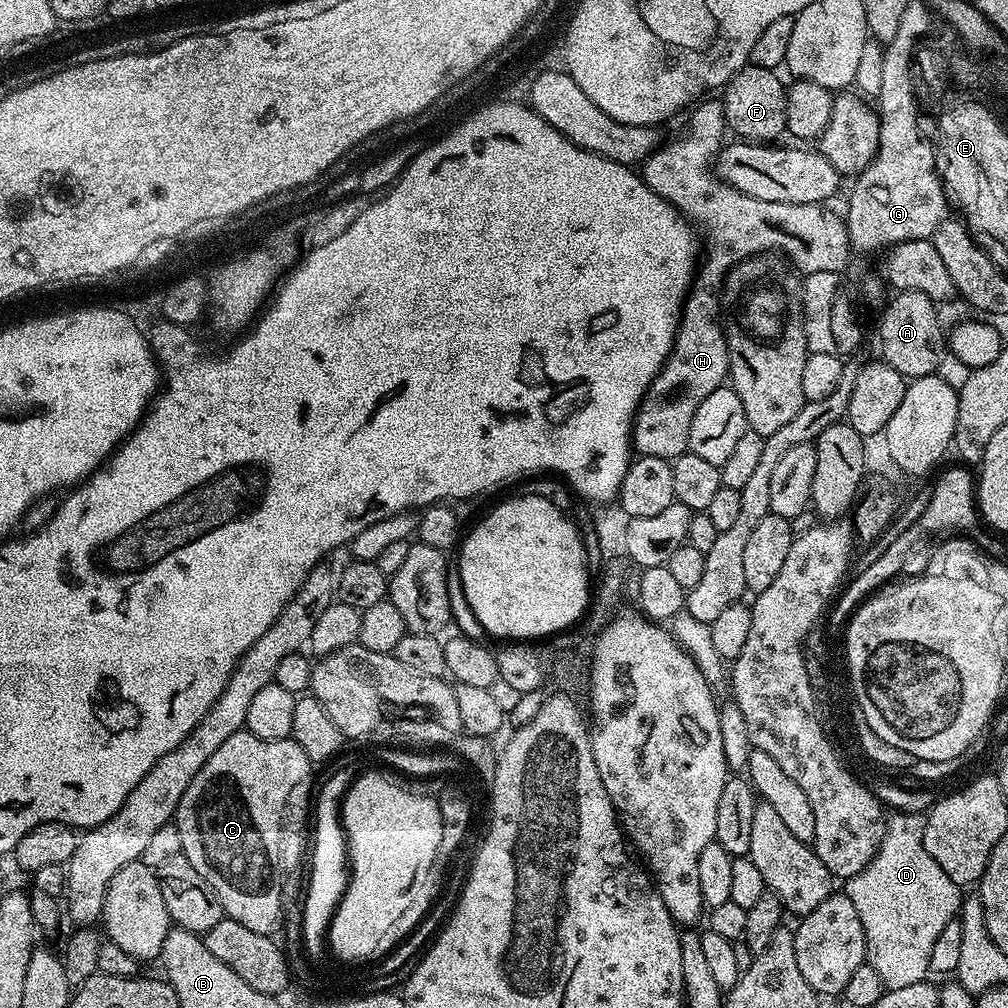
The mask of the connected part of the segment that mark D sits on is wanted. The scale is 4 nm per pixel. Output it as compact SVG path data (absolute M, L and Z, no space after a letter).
M897 811L889 815L884 825L884 837L874 858L861 872L846 881L846 894L850 902L854 902L854 910L858 910L858 918L862 918L867 963L878 970L885 989L911 986L929 975L928 948L934 950L932 940L936 941L938 934L942 934L946 922L957 919L956 911L960 908L961 889L952 881L950 874L946 874L946 870L930 858L926 846L921 843L920 831L924 821L923 815L910 812Z

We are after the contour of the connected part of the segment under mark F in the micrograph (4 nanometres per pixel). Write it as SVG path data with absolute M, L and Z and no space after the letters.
M749 63L737 76L732 77L722 89L724 116L728 127L744 142L776 142L786 132L786 114L788 113L788 94L786 84L776 77L771 68L759 68Z

